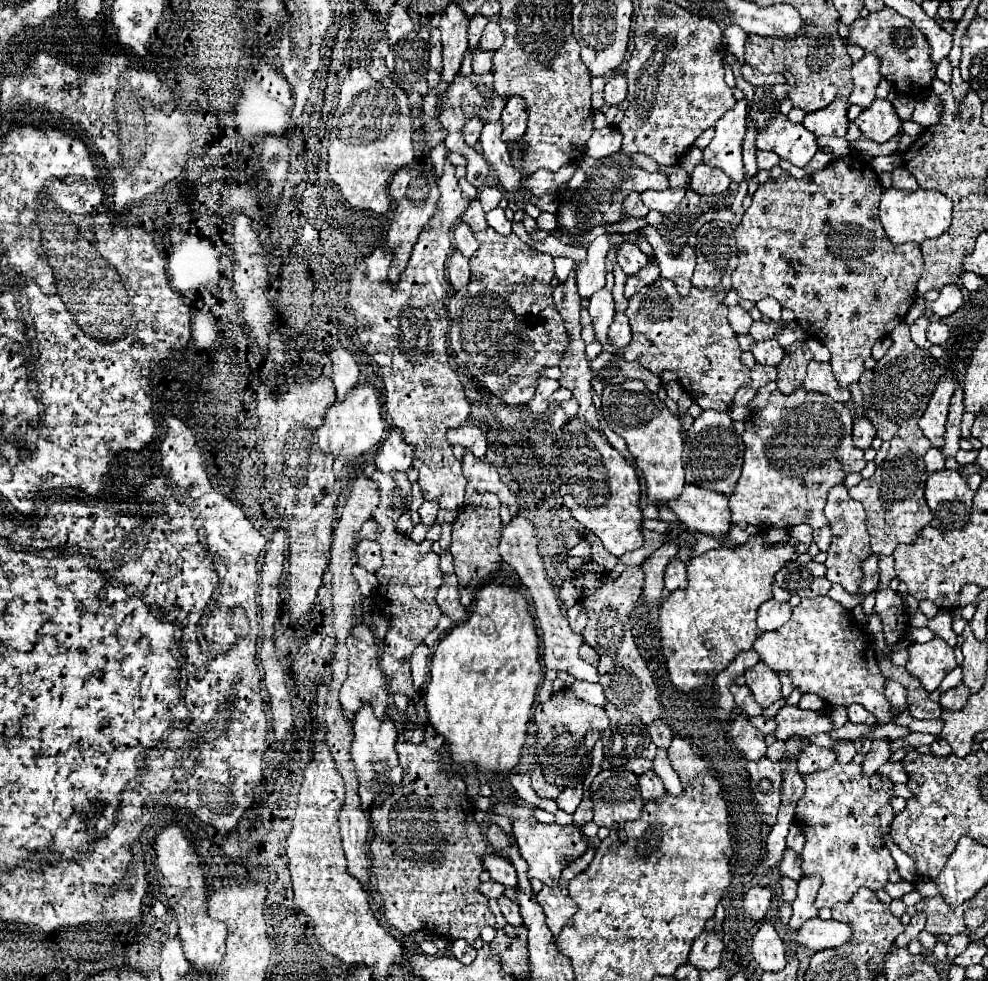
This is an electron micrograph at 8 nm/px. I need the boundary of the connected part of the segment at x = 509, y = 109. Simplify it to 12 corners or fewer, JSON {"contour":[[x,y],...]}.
{"contour":[[507,98],[501,140],[519,140],[527,128],[525,102]]}

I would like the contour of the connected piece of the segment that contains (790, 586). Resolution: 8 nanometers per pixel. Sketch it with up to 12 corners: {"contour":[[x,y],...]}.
{"contour":[[787,562],[775,582],[815,598],[831,582],[819,562]]}

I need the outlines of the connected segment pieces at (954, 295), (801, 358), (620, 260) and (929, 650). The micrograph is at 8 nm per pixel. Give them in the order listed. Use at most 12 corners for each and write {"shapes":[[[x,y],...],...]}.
{"shapes":[[[945,284],[931,302],[935,316],[945,318],[963,304],[961,288]],[[805,342],[785,348],[777,366],[777,388],[793,394],[801,388],[813,354]],[[633,242],[617,250],[617,264],[633,276],[649,258]],[[943,638],[909,646],[909,662],[927,692],[957,666]]]}

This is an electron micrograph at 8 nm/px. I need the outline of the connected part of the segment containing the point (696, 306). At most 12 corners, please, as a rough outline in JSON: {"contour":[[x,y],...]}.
{"contour":[[727,290],[629,298],[623,358],[673,370],[703,410],[751,386]]}

